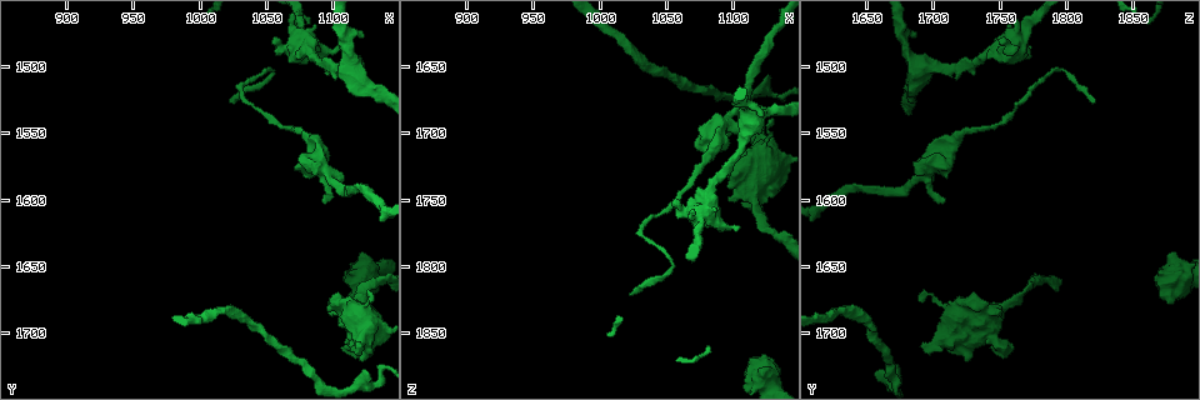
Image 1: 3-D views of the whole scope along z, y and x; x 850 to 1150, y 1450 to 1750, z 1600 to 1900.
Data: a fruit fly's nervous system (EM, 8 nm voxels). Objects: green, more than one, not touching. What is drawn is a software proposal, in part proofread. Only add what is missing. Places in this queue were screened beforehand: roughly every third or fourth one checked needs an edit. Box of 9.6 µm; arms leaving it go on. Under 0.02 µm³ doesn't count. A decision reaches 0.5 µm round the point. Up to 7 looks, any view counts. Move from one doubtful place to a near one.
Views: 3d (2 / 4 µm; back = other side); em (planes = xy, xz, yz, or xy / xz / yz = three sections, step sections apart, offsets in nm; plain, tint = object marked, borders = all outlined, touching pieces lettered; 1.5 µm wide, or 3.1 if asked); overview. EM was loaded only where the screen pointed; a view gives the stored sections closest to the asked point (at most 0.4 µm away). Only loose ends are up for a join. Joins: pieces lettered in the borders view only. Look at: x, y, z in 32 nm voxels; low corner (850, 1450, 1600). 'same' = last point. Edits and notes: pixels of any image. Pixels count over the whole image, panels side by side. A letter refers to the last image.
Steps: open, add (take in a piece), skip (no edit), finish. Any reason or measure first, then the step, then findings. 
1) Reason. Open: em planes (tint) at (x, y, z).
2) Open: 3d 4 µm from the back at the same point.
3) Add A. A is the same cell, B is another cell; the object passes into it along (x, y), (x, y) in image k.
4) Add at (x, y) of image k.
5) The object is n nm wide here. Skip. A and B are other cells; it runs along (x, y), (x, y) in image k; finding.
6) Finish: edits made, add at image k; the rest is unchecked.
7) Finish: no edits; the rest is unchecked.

Branch stops here. Open: 3d 2 µm at (1126, 1732, 1656).

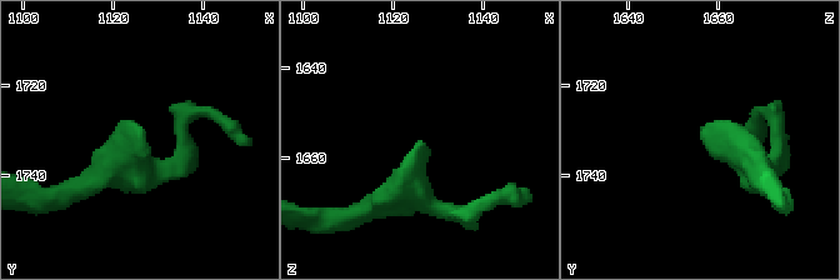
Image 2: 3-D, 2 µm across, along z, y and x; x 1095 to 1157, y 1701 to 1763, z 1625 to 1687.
Open: em planes (borders) at (1127, 1731, 1656).

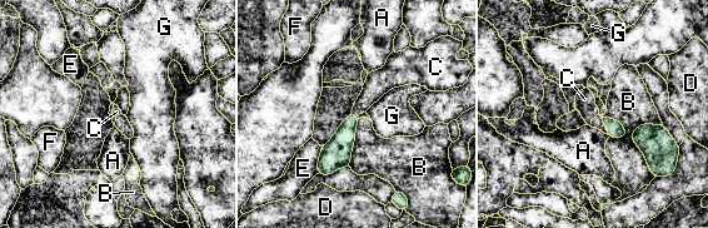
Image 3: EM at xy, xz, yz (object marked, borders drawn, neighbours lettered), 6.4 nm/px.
Add C. C is the same cell, A, B, D, E, F and G are other cells; the neuron continues.

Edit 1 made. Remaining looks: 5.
Redraw. Open: overview.

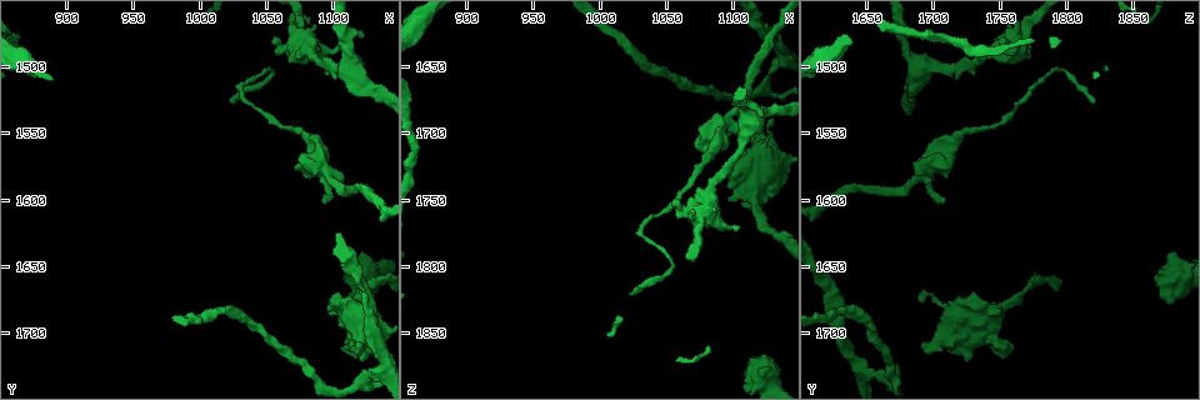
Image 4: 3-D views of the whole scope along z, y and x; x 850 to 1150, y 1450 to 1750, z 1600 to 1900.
Branch stops here. Open: 3d 2 µm from the back at (1126, 1674, 1690).

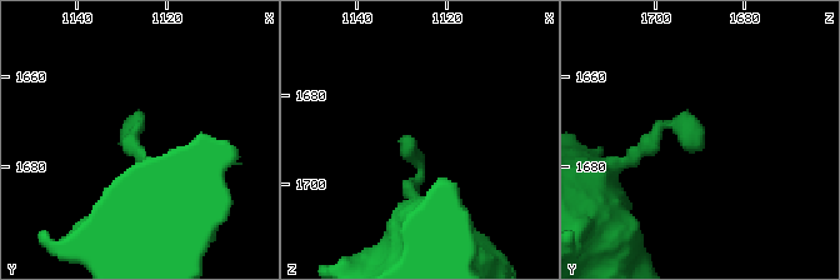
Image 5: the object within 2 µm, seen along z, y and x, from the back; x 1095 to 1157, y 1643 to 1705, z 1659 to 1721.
Open: em planes (borders) at (1126, 1676, 1691).

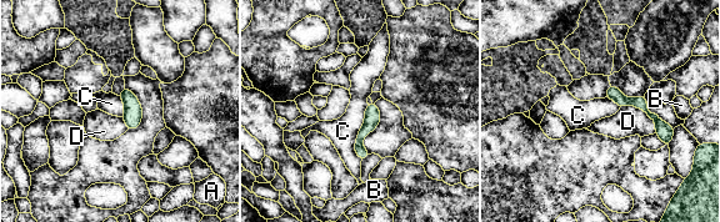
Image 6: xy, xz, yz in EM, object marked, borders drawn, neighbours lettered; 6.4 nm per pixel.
Skip. A, B, C and D are other cells; it runs along (610, 89), (623, 101), (636, 101), (668, 140) in image 6; none of them fits.

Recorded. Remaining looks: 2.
Open: em yz step 4 (borders) at (1108, 1588, 1694).

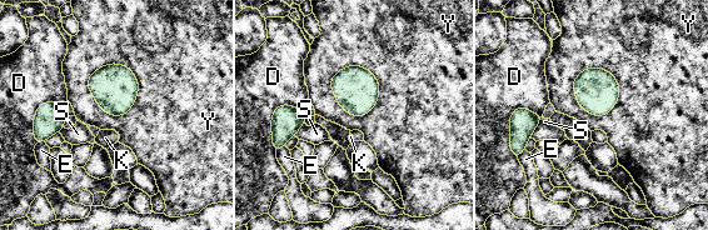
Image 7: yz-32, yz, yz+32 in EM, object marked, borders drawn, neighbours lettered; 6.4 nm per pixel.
Another direction. Open: em planes (borders) at the same point.

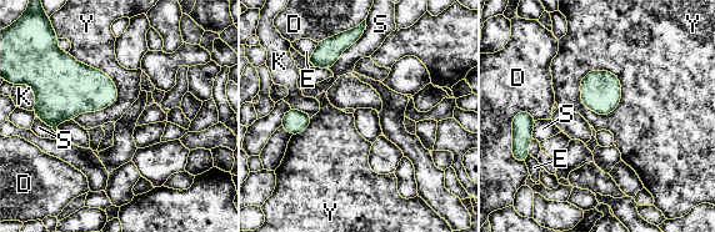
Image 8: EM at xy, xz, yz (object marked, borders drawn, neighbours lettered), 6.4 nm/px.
Skip. D, E, K, S and Y are other cells; a border runs along (590, 70), (580, 101), (605, 116) in image 8; none of them fits.

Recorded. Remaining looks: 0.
Finish: edits made, add at image 3; the rest is unchecked.

